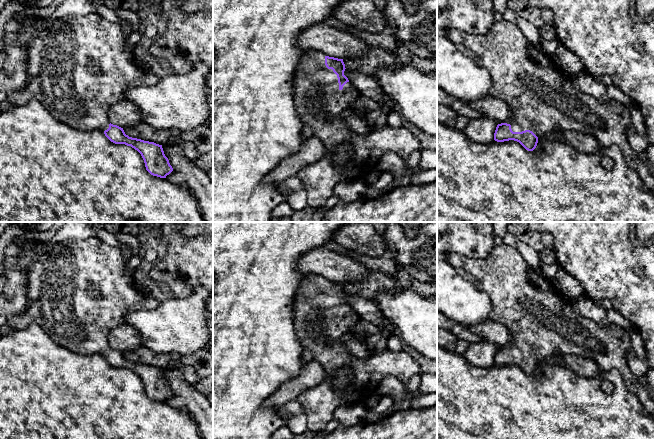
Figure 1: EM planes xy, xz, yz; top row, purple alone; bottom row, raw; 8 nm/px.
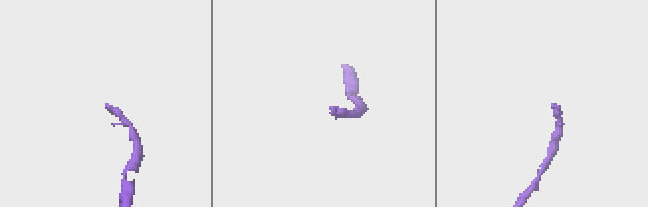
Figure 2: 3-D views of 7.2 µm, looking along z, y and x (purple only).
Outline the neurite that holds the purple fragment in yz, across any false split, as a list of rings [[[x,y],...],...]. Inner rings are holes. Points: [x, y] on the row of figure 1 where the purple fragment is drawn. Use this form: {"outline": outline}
{"outline": [[[504,19],[495,21],[486,35],[469,35],[455,29],[445,29],[447,37],[455,44],[463,44],[480,59],[480,65],[491,76],[489,95],[503,100],[509,107],[512,119],[498,124],[494,140],[514,140],[526,150],[533,151],[538,139],[553,132],[575,131],[593,136],[602,150],[616,145],[628,166],[640,176],[645,187],[654,193],[654,176],[641,161],[628,141],[629,127],[633,127],[626,107],[617,101],[604,104],[596,98],[577,90],[571,75],[559,69],[553,58],[537,49],[520,28]]]}

